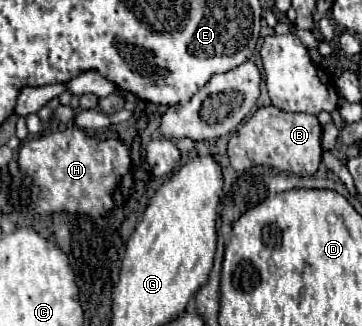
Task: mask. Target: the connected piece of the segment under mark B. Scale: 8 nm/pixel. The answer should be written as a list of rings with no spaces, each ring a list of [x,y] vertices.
[[[276,106],[256,108],[244,124],[232,132],[228,140],[228,158],[234,170],[244,172],[252,166],[272,166],[280,172],[308,176],[314,174],[322,162],[322,126],[312,114],[292,114]]]

